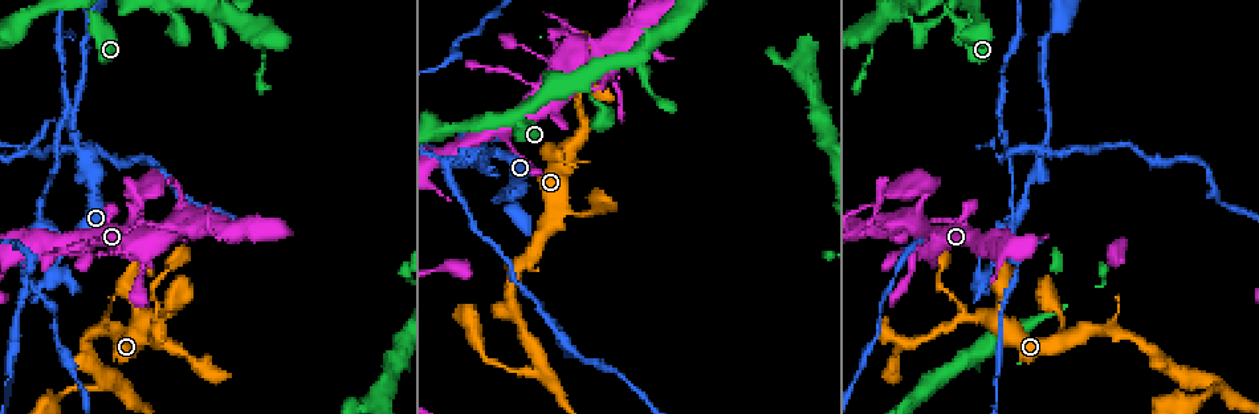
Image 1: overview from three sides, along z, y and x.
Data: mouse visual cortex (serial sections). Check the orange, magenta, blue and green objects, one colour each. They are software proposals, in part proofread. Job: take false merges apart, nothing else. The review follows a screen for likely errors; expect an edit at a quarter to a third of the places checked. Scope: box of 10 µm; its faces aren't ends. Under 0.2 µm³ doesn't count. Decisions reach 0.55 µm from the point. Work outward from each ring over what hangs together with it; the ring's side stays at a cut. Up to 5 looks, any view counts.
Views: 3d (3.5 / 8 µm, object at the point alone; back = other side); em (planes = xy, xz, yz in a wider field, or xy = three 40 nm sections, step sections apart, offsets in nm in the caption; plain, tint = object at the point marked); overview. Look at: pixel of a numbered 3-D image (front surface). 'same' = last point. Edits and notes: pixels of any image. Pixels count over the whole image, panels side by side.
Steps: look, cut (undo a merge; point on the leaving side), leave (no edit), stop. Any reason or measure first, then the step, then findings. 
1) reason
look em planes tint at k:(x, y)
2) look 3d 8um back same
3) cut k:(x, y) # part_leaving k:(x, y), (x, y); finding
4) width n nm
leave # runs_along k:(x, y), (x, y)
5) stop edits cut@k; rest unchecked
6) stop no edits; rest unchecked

look 3d 3.5um at 1:(47, 232)

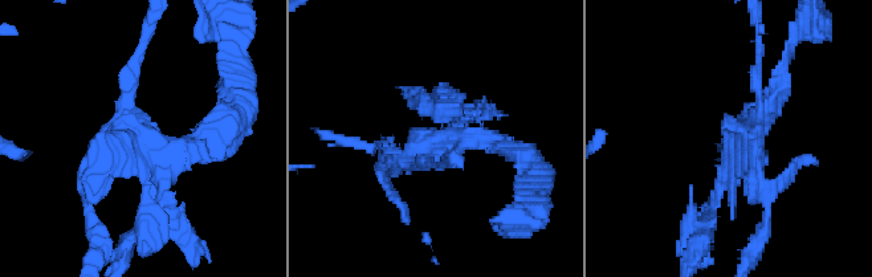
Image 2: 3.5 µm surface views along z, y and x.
look em planes tint at 2:(139, 136)

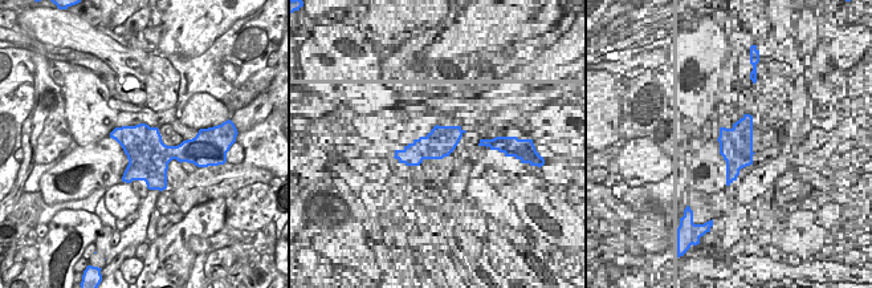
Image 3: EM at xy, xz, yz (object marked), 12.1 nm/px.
cut 2:(785, 178) # border 3:(123, 147), (130, 150), (127, 158); a second cell is stuck on

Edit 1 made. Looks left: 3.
three arms meet
look 3d 8um back at 1:(178, 222)

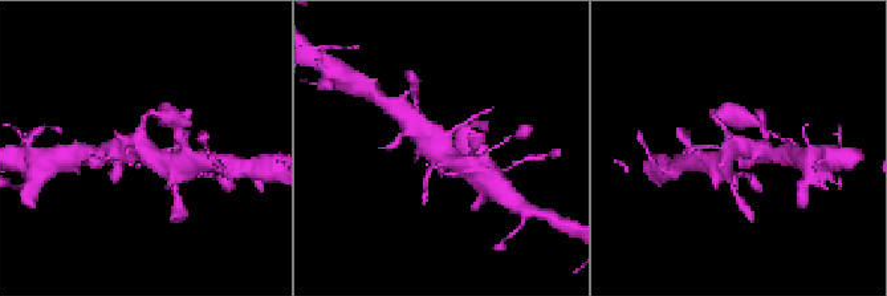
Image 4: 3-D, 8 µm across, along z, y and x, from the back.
look 3d 3.5um same

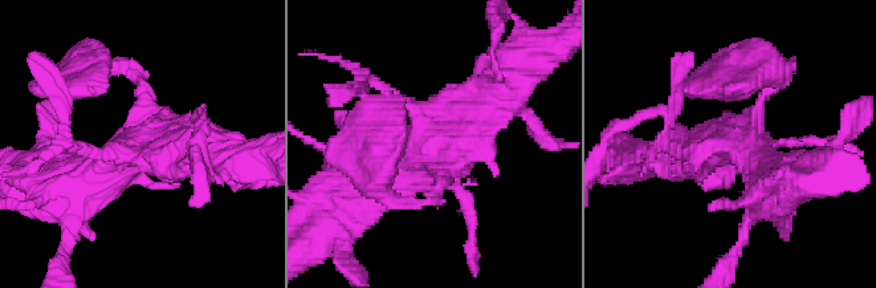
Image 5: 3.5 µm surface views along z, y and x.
now the EM
look em xy step 2 tint at 5:(139, 145)

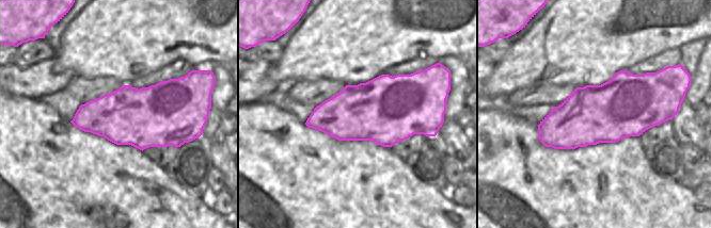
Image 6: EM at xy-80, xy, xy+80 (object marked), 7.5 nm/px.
leave # runs_along 5:(363, 194), (408, 174), (498, 89); all the same cell

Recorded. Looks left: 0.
stop edits cut@2; rest unchecked

